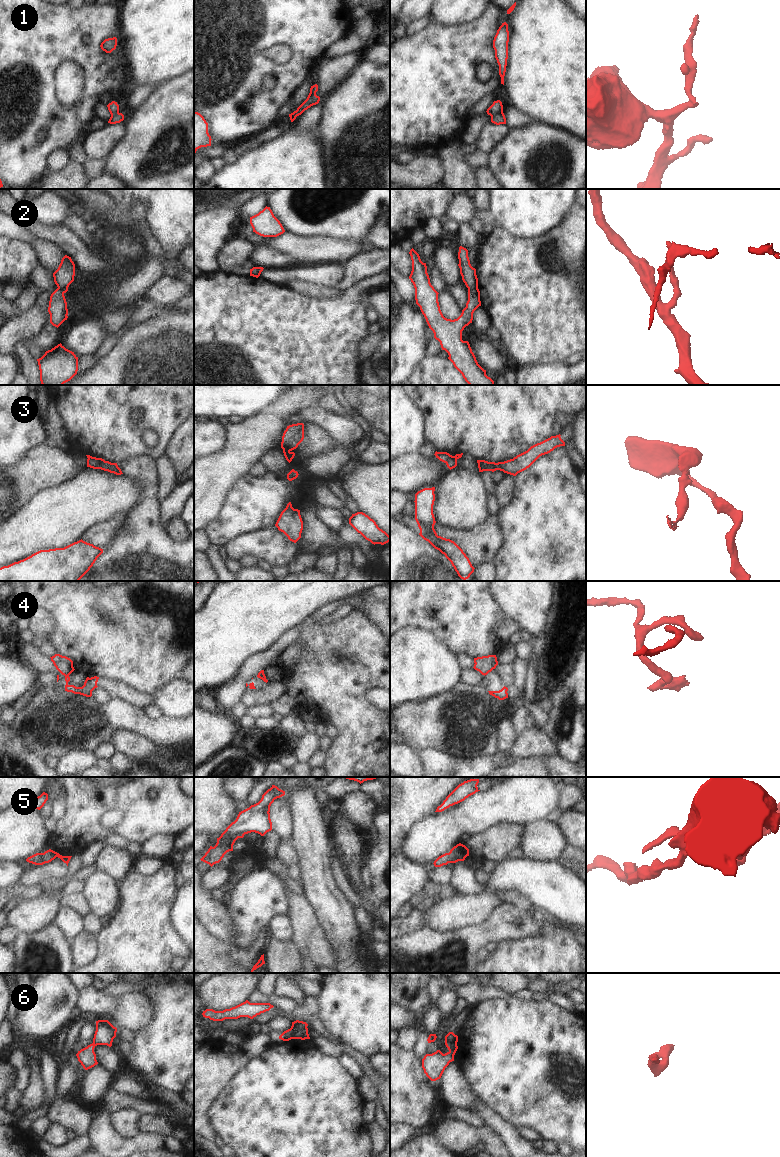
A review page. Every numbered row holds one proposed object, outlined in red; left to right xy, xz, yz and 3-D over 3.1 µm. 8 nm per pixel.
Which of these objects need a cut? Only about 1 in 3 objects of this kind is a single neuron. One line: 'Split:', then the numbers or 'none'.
Split: 1, 2, 3, 4, 6

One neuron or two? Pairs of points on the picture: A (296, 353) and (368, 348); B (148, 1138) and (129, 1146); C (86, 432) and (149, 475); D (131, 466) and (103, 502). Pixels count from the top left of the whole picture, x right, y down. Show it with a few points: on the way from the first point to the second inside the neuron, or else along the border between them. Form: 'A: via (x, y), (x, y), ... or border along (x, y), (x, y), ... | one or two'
A: border along (368, 334), (358, 345), (357, 359), (360, 362) | two
B: via (143, 1142), (134, 1145) | one
C: border along (150, 455), (135, 456), (117, 463) | two
D: border along (123, 473), (144, 486) | two

